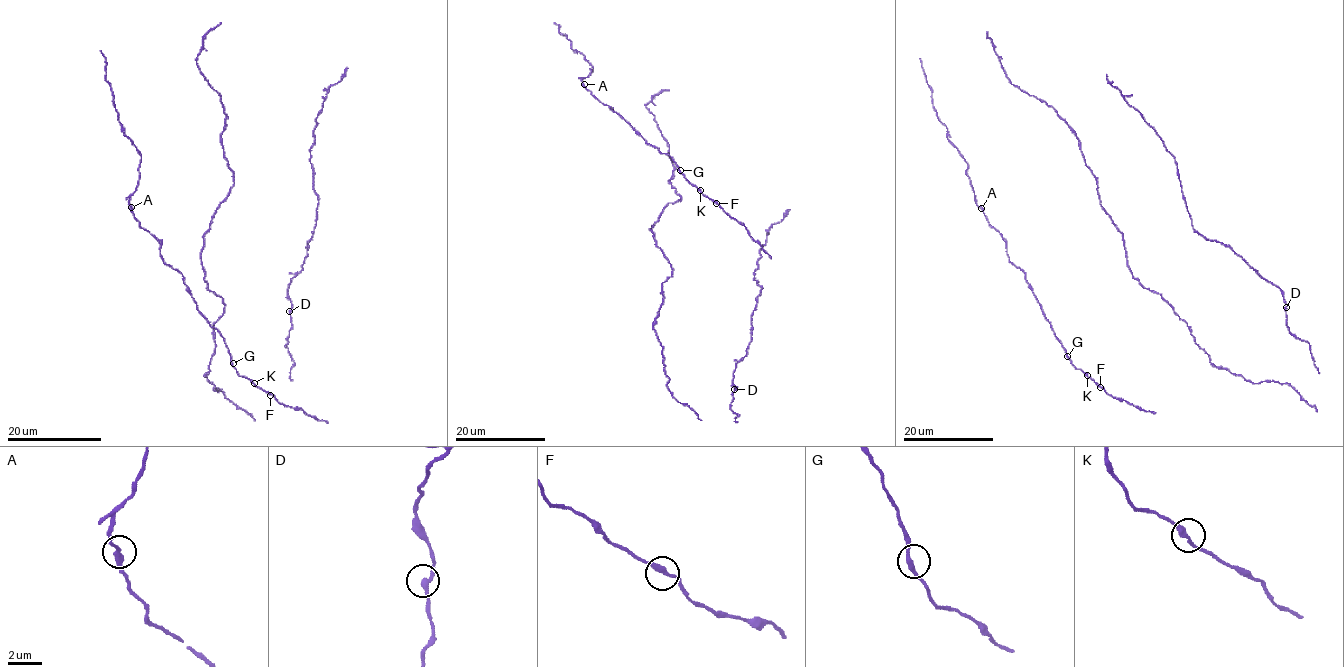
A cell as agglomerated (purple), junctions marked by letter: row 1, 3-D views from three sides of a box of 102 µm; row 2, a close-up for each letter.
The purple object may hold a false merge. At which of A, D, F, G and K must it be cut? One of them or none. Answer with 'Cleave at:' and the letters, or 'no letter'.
Cleave at: no letter

